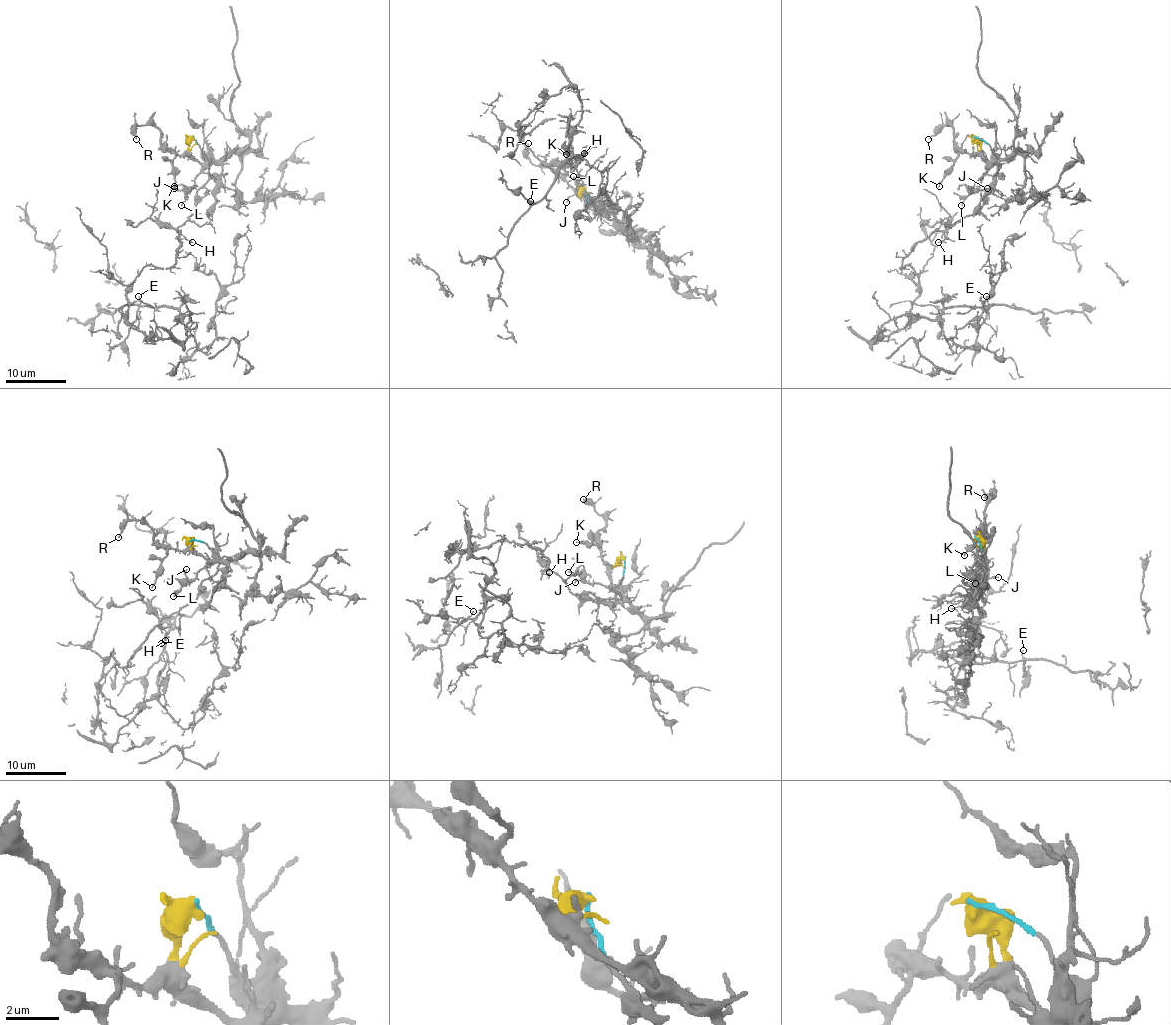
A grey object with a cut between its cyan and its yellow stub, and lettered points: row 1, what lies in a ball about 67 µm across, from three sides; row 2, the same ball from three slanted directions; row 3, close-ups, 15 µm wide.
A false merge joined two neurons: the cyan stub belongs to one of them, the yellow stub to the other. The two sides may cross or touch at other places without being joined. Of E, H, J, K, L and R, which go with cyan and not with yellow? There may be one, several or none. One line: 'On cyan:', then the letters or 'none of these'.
On cyan: E, H

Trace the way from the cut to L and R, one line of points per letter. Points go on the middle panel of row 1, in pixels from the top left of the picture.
L: (585, 189), (583, 195), (594, 203), (573, 176)
R: (585, 189), (577, 192), (553, 169), (535, 166), (528, 157), (528, 143)

